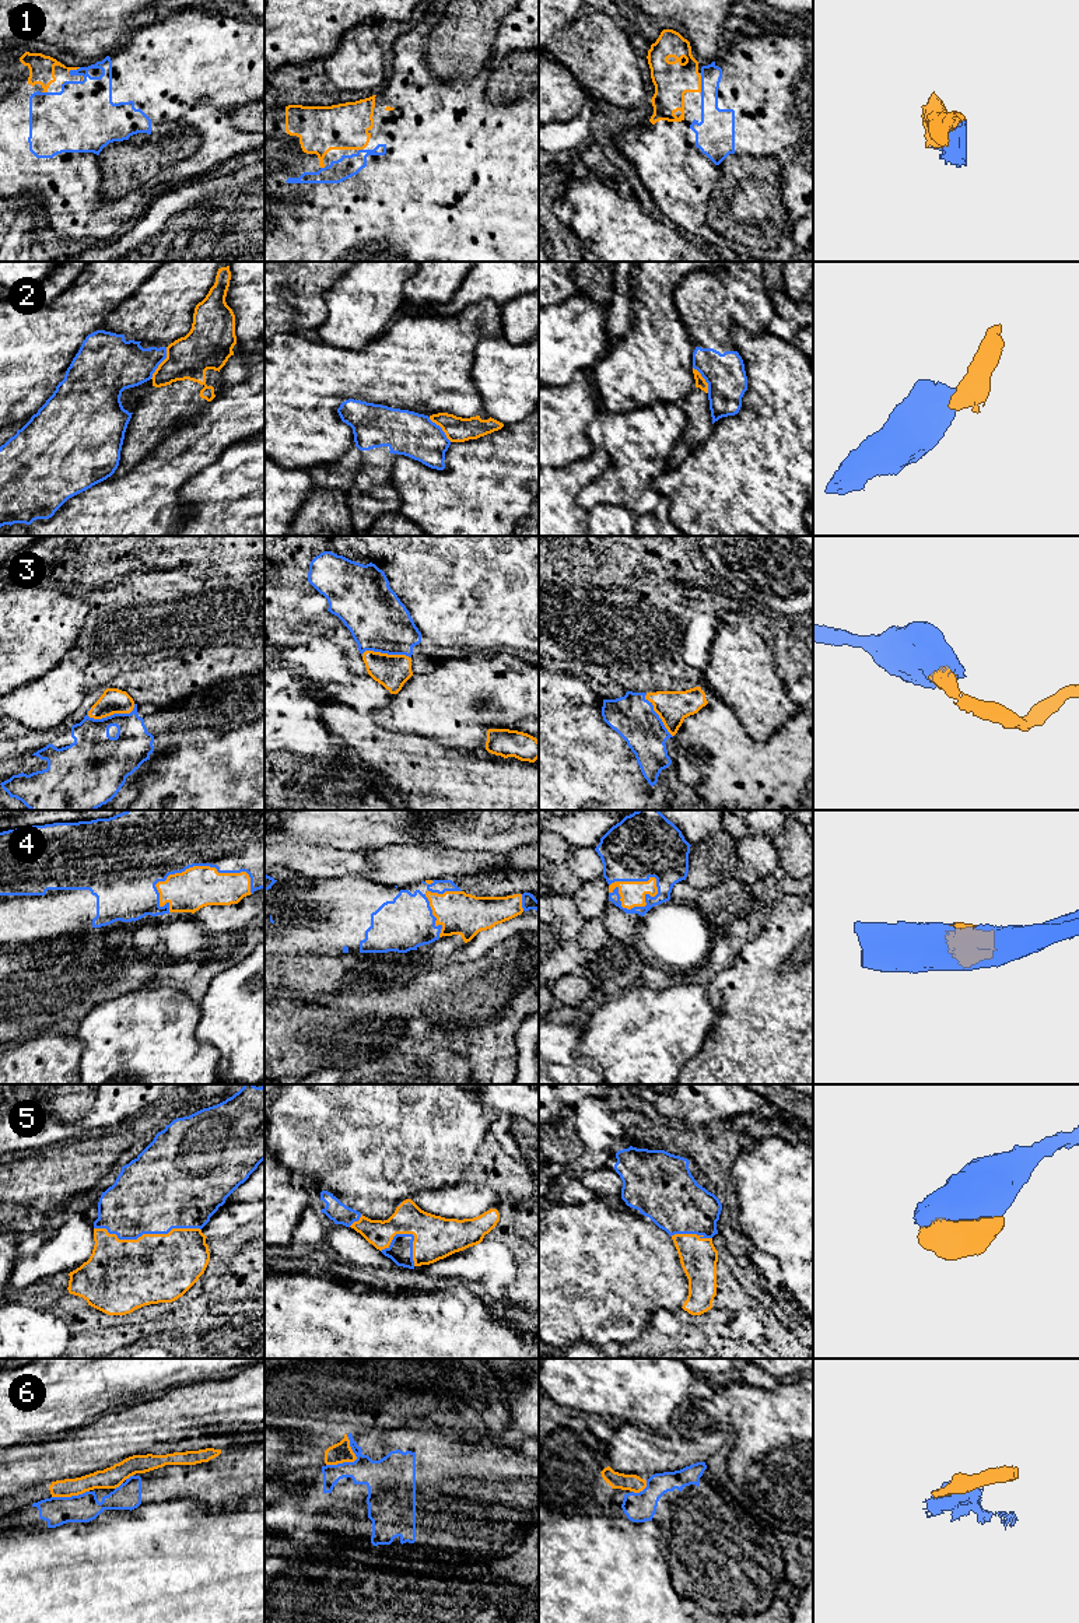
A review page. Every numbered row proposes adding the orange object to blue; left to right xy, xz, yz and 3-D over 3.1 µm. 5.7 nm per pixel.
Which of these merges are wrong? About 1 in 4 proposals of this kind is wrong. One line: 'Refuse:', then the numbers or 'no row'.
Refuse: 2, 6

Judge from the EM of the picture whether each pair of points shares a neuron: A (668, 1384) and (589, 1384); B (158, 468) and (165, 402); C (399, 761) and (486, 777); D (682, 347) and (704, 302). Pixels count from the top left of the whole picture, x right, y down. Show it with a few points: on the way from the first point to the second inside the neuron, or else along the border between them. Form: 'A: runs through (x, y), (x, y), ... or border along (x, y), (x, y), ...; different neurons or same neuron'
A: runs through (648, 1384), (609, 1384); same neuron
B: border along (185, 419), (137, 463); different neurons
C: runs through (420, 770), (428, 777), (465, 777); same neuron
D: border along (675, 304), (685, 329), (693, 340); different neurons

